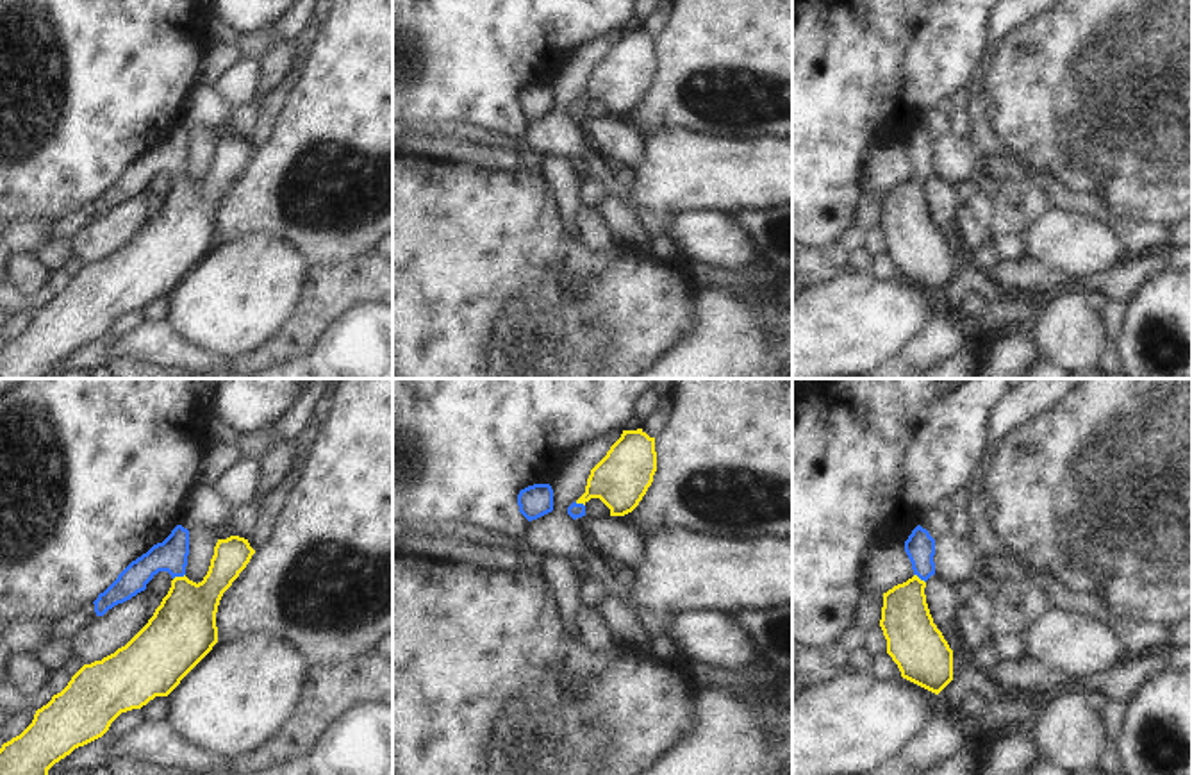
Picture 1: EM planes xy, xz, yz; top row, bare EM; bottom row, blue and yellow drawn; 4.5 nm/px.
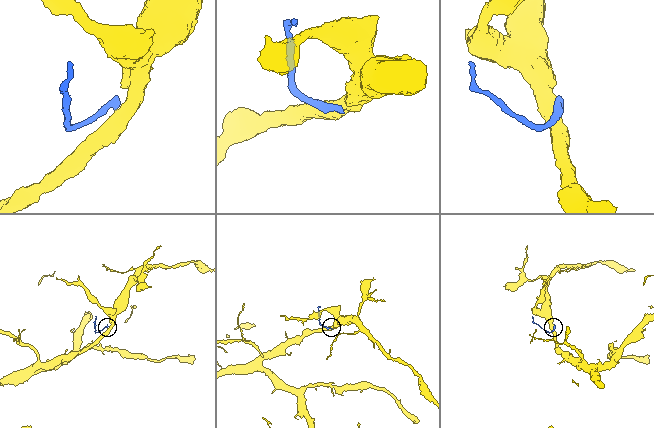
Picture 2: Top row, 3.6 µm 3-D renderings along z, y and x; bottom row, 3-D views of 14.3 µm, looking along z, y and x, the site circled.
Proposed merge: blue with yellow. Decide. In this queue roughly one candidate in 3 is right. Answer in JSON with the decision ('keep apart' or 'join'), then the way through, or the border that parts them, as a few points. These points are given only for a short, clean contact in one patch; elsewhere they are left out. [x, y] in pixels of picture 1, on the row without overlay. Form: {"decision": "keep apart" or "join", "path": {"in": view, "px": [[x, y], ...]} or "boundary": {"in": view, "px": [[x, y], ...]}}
{"decision": "join", "path": {"in": "xy", "px": [[170, 156], [179, 175], [182, 188], [182, 231]]}}

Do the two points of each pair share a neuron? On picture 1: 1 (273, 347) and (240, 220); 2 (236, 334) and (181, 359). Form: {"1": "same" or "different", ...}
{"1": "different", "2": "different"}

